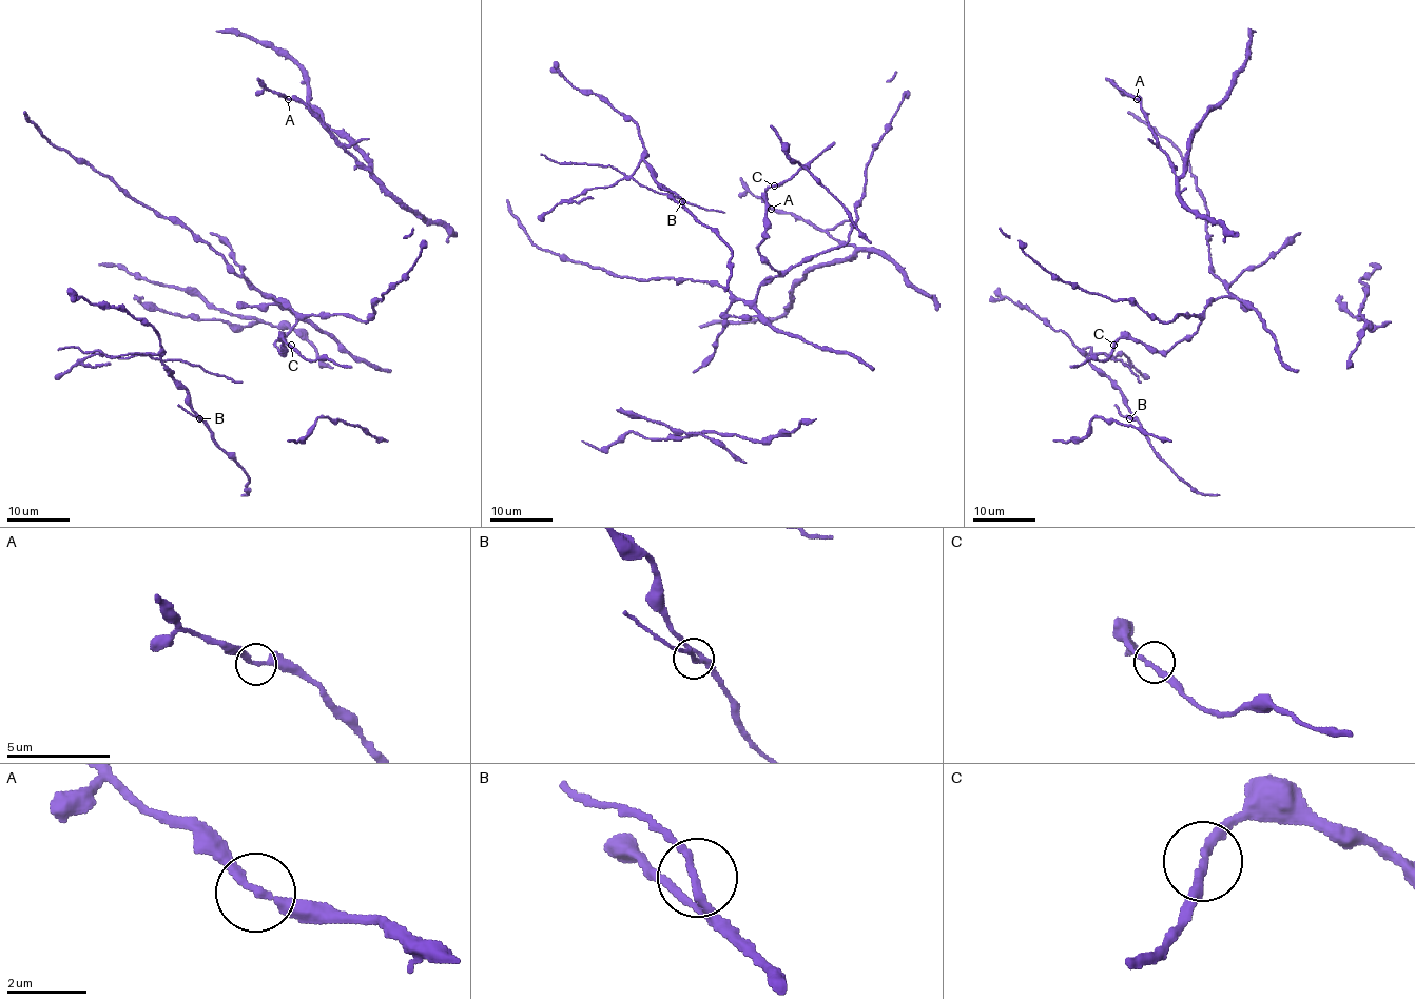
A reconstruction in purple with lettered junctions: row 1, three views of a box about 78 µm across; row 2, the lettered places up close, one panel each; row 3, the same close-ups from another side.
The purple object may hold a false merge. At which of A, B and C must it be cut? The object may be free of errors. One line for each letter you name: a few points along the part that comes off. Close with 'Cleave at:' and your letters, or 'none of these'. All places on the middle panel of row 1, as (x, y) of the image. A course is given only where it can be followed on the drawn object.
Cleave at: none of these

